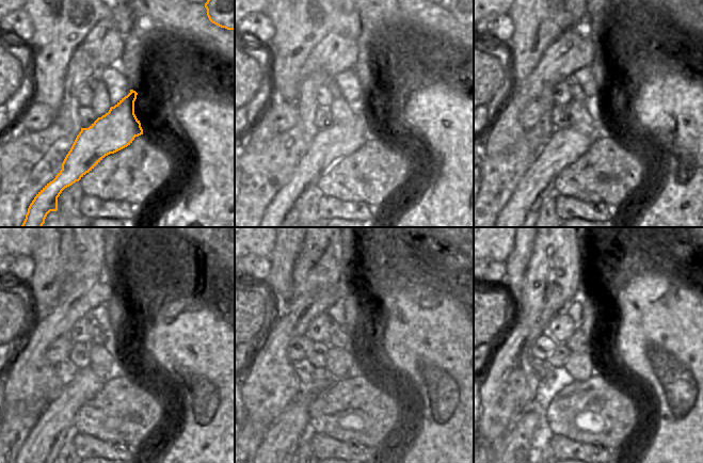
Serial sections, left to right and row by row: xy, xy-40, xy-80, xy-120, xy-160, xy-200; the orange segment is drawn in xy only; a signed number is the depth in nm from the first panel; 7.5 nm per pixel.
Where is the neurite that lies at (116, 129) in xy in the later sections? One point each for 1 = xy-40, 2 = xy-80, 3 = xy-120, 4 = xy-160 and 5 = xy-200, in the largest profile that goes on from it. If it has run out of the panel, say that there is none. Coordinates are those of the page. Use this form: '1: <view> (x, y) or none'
1: xy-40 (329, 146)
2: xy-80 (565, 145)
3: xy-120 (54, 427)
4: xy-160 (281, 442)
5: xy-200 (516, 444)

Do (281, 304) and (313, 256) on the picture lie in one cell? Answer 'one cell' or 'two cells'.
two cells

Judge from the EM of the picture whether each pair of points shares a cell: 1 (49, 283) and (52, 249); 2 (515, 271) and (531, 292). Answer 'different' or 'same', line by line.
1: same
2: different

